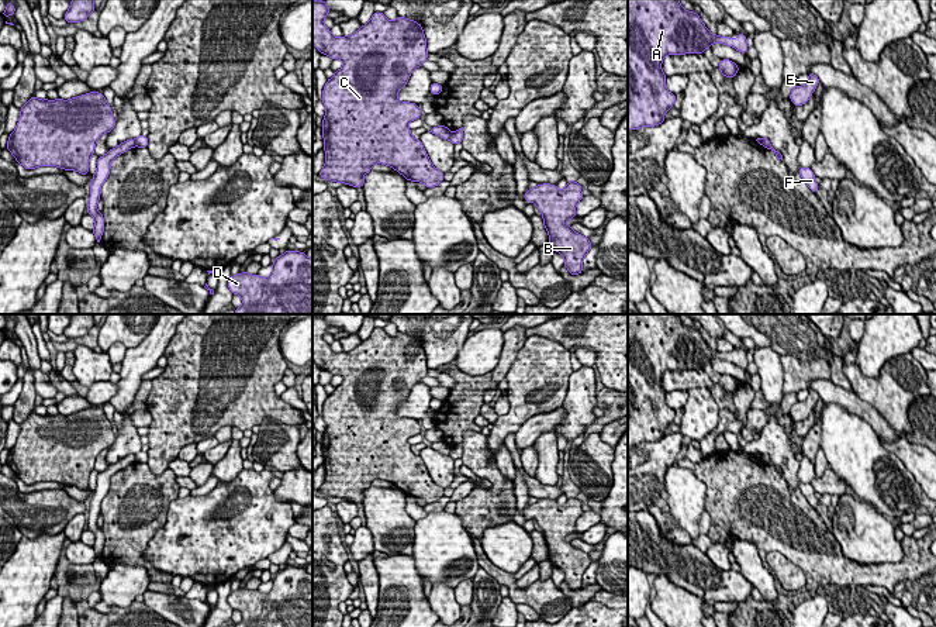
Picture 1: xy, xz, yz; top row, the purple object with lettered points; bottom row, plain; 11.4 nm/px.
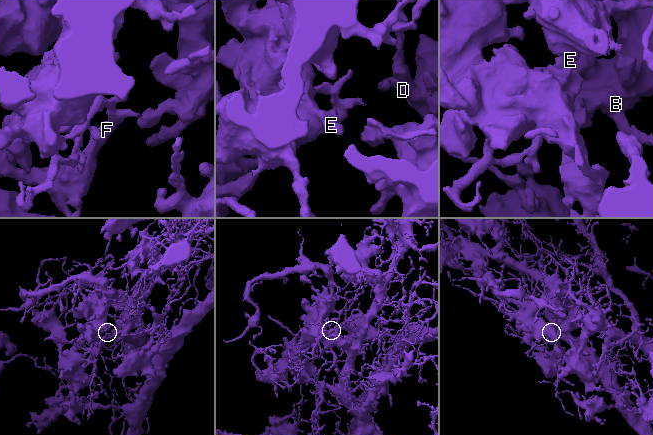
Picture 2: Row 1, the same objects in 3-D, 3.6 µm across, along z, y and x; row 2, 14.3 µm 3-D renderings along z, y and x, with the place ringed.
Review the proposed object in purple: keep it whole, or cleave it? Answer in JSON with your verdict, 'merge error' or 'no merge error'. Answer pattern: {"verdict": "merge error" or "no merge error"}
{"verdict": "merge error"}

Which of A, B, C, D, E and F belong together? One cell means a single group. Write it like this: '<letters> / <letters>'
A B C D E / F

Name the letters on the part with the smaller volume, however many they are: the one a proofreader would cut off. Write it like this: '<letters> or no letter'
F

